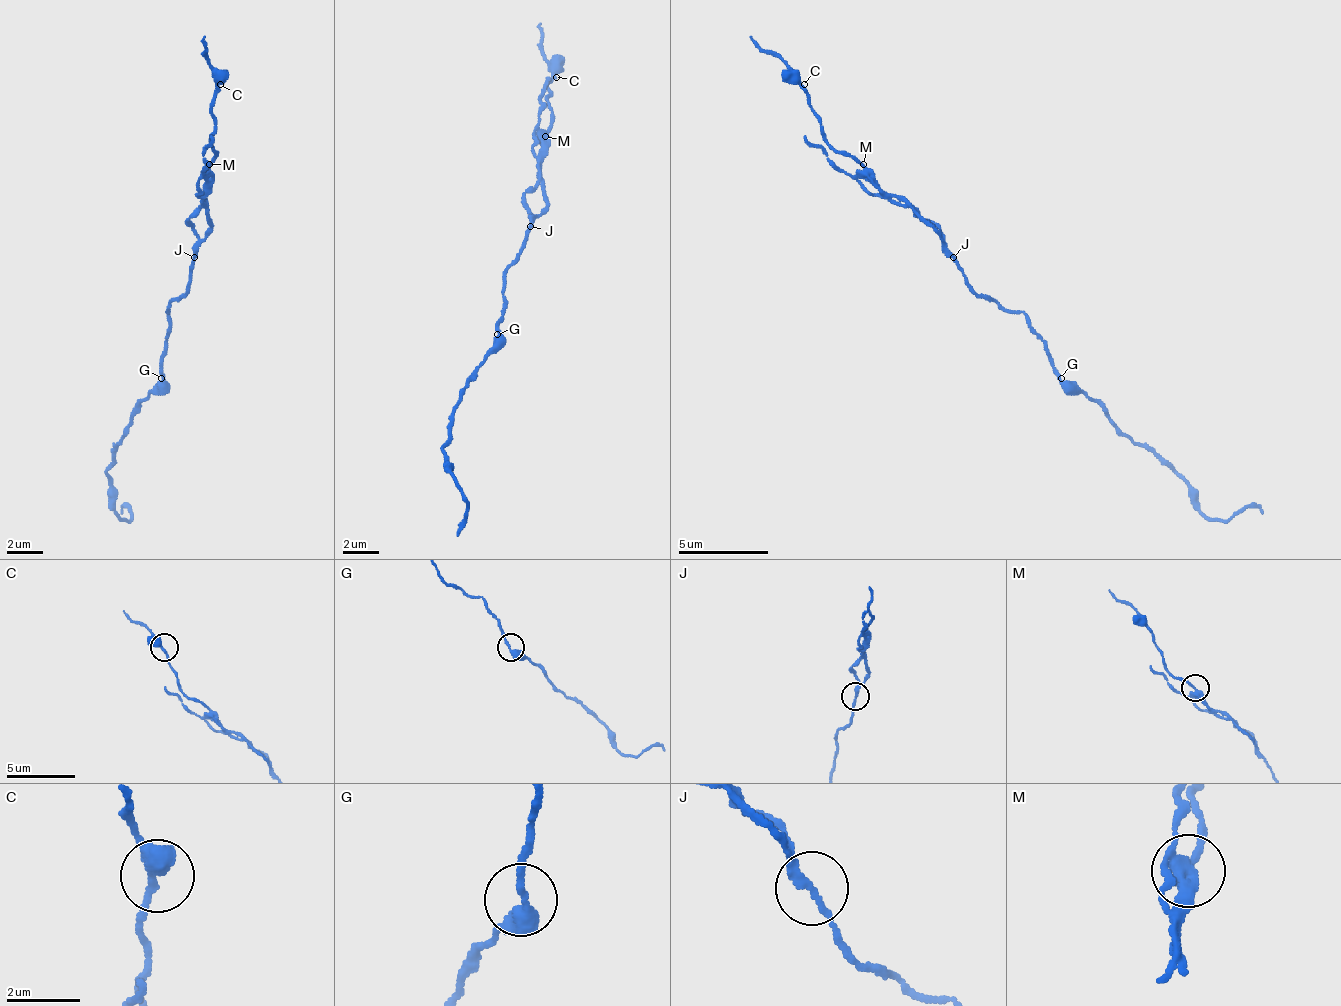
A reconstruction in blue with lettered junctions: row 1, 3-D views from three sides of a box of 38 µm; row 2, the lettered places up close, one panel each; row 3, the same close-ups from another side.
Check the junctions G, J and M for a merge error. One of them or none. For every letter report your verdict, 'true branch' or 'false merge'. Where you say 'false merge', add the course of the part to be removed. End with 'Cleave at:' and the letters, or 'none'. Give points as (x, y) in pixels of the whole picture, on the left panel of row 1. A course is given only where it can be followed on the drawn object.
G: true branch
J: true branch
M: true branch
Cleave at: none

